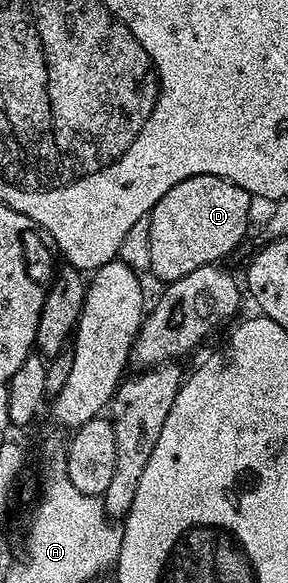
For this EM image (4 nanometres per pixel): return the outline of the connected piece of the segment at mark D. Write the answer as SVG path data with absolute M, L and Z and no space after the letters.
M193 175L189 179L185 179L181 183L177 183L177 187L169 187L169 191L165 191L165 195L161 195L161 199L151 208L149 223L149 263L151 264L150 276L160 277L163 283L170 283L181 279L185 275L189 275L189 271L197 271L206 265L213 265L222 262L222 257L227 257L239 244L243 241L243 236L247 233L247 216L251 213L251 204L253 198L250 193L246 193L241 187L237 187L237 183L229 183L229 179L218 177L217 175Z

